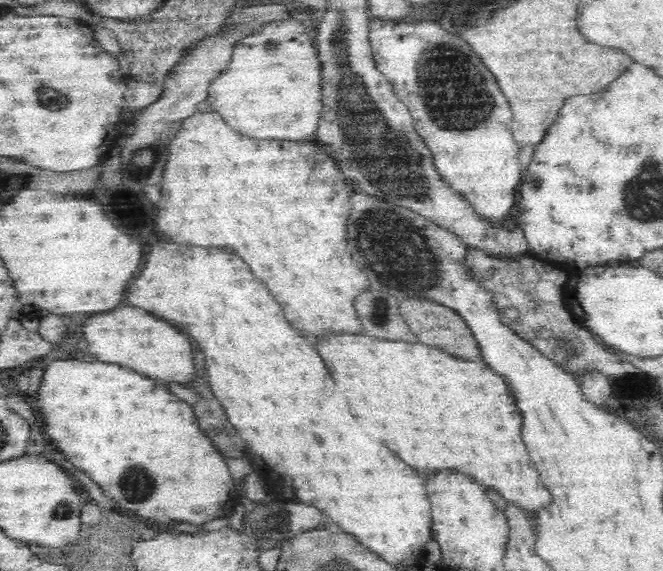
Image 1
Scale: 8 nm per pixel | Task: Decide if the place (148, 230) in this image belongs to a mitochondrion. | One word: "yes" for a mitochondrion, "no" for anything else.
no

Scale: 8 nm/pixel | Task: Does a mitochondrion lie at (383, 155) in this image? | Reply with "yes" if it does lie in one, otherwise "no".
yes

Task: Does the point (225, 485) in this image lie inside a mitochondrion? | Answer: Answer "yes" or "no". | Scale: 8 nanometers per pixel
no

